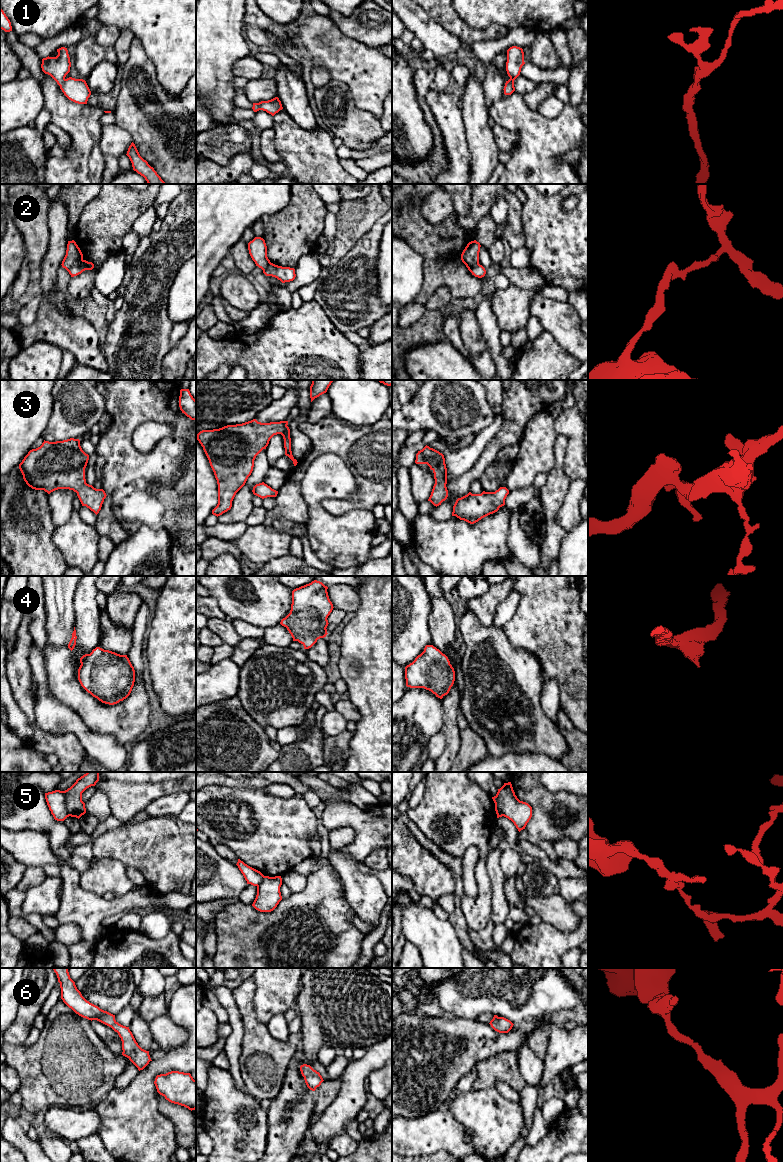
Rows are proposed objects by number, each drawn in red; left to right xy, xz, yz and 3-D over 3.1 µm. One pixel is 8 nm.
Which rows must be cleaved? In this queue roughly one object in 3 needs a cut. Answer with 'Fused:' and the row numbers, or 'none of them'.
Fused: 2, 5

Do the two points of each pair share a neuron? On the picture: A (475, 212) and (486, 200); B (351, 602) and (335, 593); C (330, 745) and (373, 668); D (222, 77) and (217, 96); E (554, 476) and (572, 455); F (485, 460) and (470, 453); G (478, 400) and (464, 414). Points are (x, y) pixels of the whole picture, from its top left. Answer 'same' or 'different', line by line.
A: same
B: same
C: different
D: same
E: different
F: different
G: same

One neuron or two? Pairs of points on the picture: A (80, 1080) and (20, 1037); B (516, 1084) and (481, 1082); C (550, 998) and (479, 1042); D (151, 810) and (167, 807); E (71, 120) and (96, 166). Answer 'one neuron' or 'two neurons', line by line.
A: two neurons
B: one neuron
C: two neurons
D: one neuron
E: one neuron

